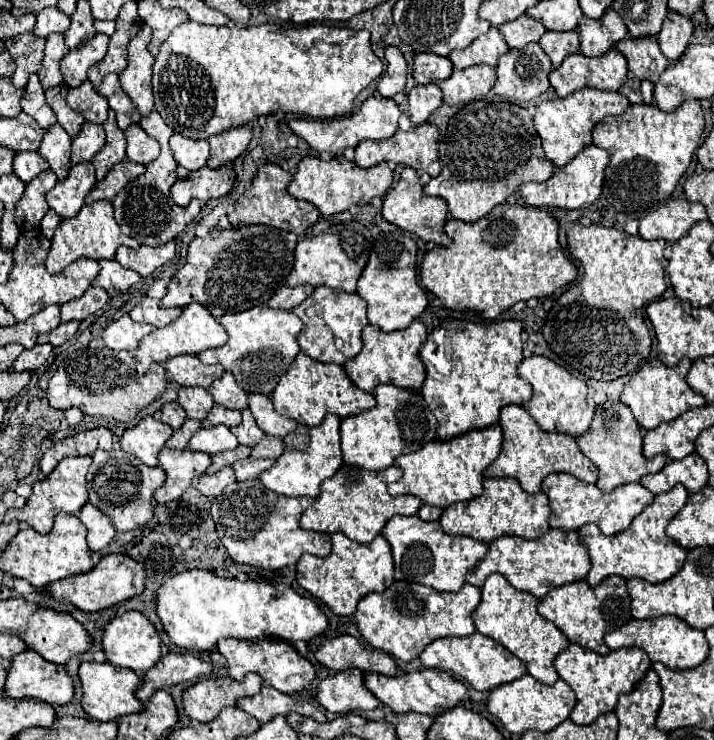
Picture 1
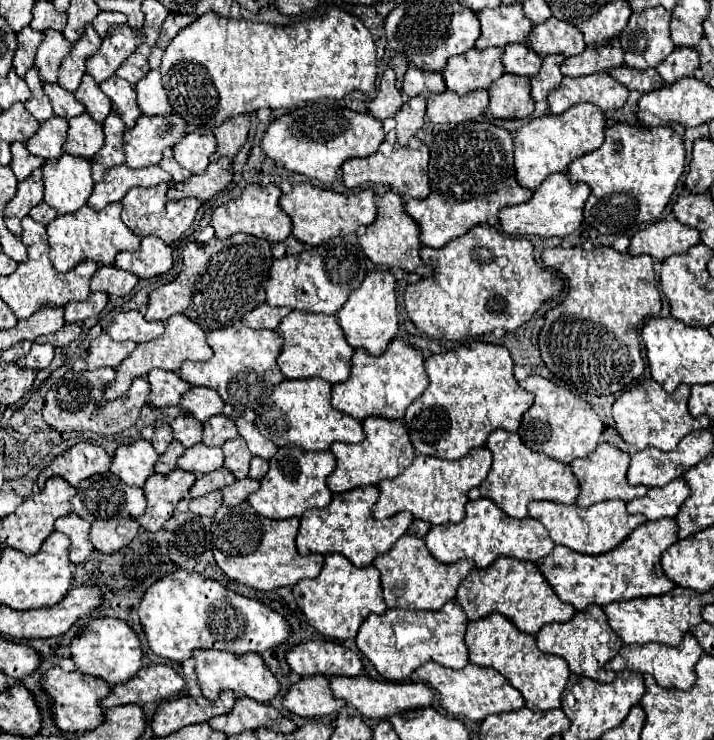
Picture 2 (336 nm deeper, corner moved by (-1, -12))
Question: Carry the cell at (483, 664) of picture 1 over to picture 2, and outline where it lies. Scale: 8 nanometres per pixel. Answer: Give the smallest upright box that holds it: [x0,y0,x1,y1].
[416,662,524,722]

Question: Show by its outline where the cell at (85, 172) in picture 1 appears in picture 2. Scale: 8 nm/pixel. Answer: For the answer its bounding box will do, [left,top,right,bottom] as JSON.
[42,152,94,214]

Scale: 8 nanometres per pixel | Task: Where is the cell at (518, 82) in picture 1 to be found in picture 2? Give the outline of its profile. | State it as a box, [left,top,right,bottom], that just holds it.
[486,74,534,120]

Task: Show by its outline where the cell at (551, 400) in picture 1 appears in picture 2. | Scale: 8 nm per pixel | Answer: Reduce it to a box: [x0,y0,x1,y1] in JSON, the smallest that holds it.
[518,376,602,464]

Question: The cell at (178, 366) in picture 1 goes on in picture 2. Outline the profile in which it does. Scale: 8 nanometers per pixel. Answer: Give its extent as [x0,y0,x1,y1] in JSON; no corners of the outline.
[148,370,190,408]

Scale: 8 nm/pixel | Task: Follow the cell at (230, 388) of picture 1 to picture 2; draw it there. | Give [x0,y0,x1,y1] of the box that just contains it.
[178,386,224,422]

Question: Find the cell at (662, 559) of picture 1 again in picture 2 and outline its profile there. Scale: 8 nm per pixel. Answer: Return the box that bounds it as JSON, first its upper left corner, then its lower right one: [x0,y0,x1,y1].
[536,518,678,612]

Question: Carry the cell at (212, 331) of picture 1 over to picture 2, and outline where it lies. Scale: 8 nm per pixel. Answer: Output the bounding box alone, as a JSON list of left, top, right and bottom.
[104,314,214,398]

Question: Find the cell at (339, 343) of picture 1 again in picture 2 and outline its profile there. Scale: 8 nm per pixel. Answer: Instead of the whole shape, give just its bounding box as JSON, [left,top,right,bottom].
[276,310,354,384]

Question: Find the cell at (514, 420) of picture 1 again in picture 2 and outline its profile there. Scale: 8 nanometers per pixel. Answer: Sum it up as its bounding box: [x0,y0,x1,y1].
[470,430,580,518]

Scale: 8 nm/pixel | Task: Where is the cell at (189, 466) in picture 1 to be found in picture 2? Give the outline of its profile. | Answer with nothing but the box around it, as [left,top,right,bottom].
[138,470,196,532]

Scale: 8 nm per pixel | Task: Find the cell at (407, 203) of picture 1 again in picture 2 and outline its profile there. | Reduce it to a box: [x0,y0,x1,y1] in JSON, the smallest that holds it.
[358,192,430,276]

